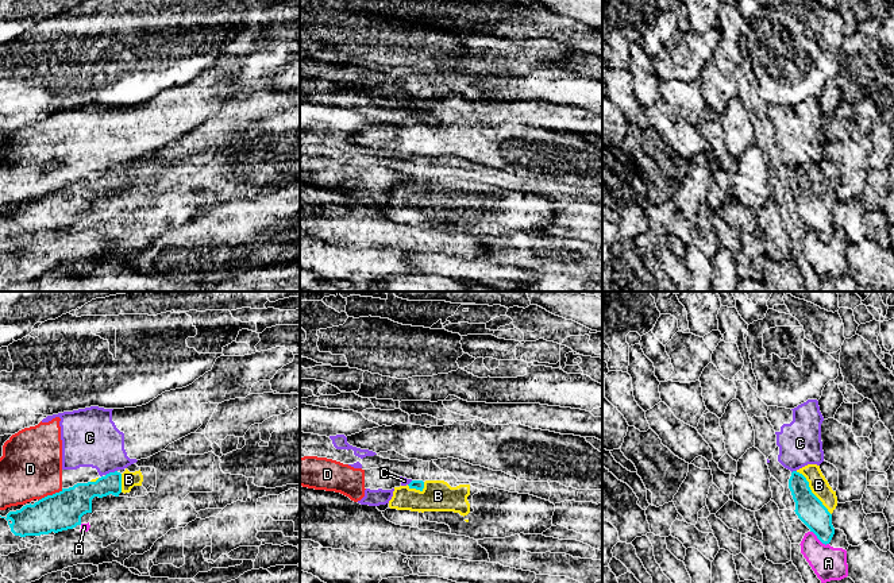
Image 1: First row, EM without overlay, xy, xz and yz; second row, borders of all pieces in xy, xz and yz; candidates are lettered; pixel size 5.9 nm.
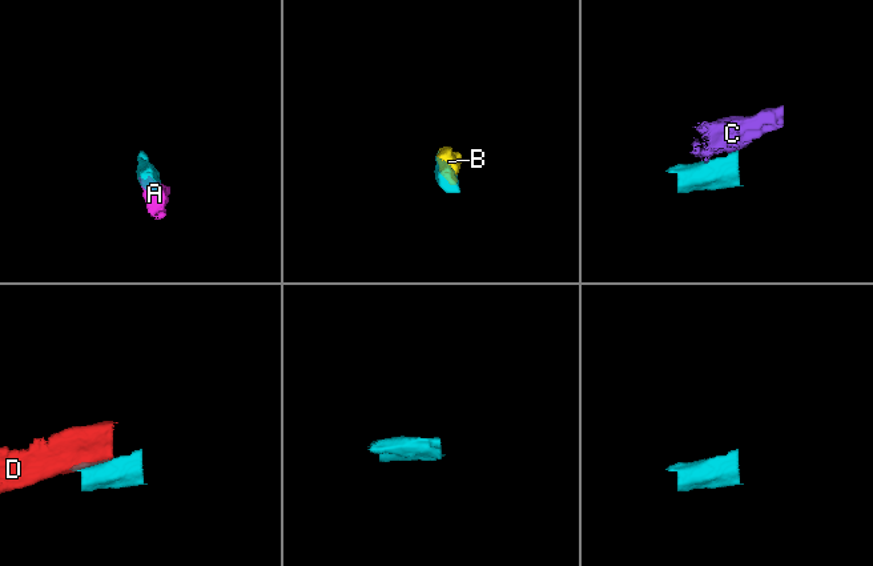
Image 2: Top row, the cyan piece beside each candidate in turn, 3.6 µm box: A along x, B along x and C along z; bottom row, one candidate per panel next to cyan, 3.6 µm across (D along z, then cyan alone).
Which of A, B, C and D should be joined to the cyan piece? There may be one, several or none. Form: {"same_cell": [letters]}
{"same_cell": ["B"]}

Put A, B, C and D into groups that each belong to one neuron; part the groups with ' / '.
A / B / C D

